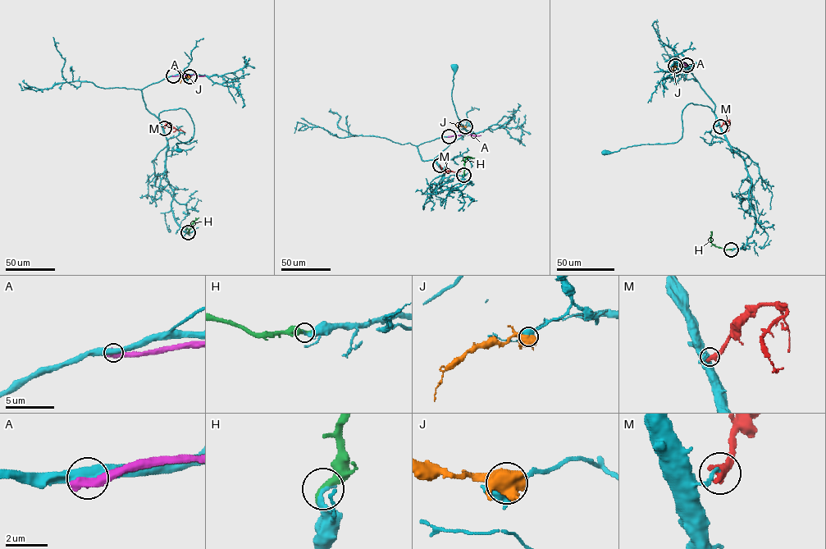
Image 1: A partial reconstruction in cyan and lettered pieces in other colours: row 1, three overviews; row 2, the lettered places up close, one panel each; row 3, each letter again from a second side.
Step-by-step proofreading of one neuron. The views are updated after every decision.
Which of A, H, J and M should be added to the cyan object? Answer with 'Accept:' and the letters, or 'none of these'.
Accept: H

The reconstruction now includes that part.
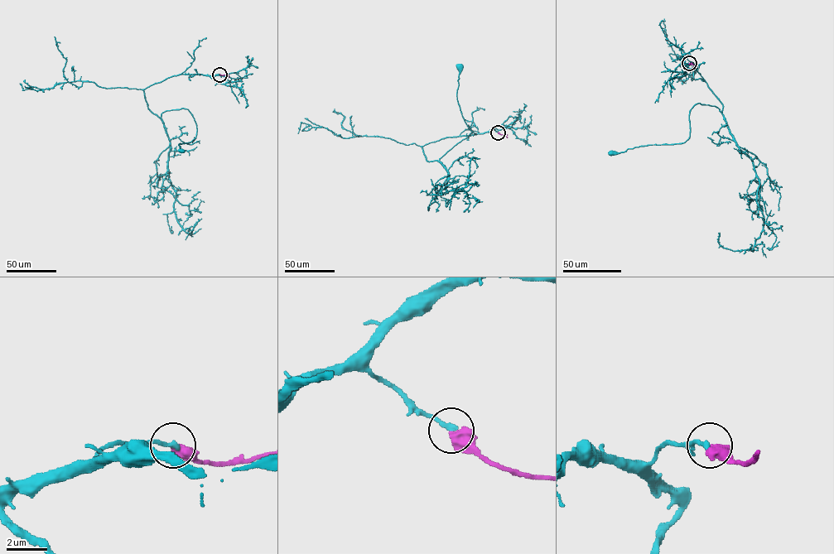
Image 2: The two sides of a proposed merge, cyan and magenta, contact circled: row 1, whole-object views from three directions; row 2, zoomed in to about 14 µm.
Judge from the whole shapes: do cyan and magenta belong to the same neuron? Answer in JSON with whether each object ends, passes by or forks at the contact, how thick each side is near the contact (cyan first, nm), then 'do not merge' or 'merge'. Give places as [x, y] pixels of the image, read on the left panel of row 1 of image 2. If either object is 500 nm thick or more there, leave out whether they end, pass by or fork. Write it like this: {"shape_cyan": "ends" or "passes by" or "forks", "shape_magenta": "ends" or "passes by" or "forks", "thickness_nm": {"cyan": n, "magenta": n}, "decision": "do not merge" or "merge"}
{"thickness_nm": {"cyan": 260, "magenta": 600}, "decision": "merge"}

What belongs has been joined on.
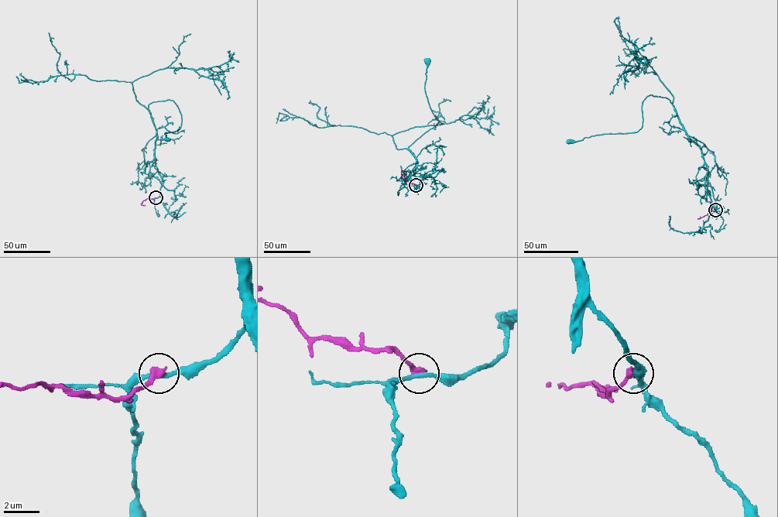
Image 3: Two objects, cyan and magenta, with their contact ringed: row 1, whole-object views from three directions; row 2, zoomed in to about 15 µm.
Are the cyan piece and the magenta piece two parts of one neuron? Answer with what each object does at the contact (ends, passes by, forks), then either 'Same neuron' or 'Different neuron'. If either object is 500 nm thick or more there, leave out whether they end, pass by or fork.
At the ring cyan passes by. At the ring magenta ends. Different neuron

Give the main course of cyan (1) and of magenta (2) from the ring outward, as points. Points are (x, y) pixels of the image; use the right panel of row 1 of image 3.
1: (715, 210), (705, 187), (701, 150), (668, 99), (648, 96), (637, 131), (570, 142)
2: (715, 210), (697, 218)

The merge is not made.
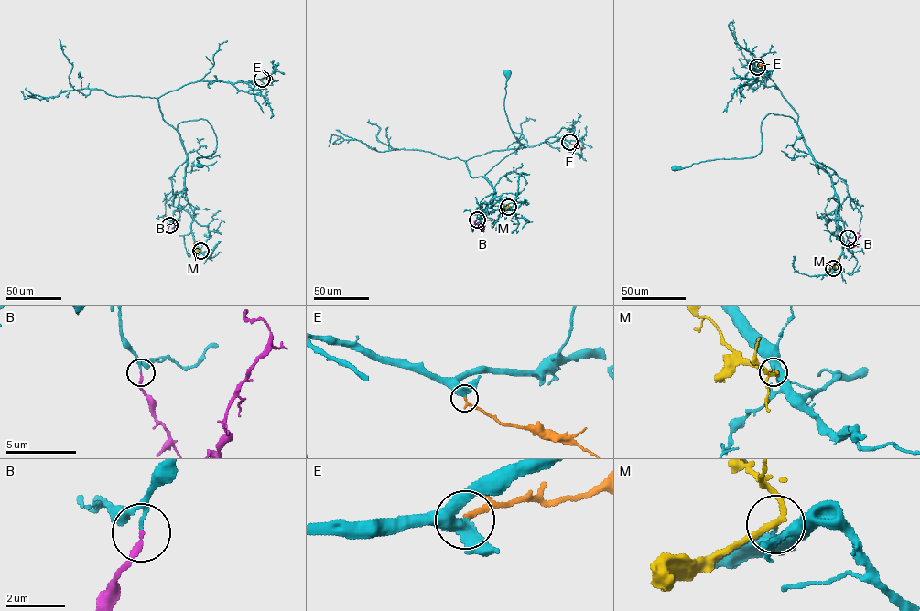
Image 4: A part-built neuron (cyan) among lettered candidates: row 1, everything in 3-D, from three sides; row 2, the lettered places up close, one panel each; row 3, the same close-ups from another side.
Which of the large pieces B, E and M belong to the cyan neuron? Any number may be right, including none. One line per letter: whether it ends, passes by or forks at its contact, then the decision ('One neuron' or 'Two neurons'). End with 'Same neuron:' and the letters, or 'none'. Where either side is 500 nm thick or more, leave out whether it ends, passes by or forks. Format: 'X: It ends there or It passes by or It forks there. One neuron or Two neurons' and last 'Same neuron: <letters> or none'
B: It ends there. One neuron
E: It ends there. One neuron
M: It passes by. Two neurons
Same neuron: B, E

